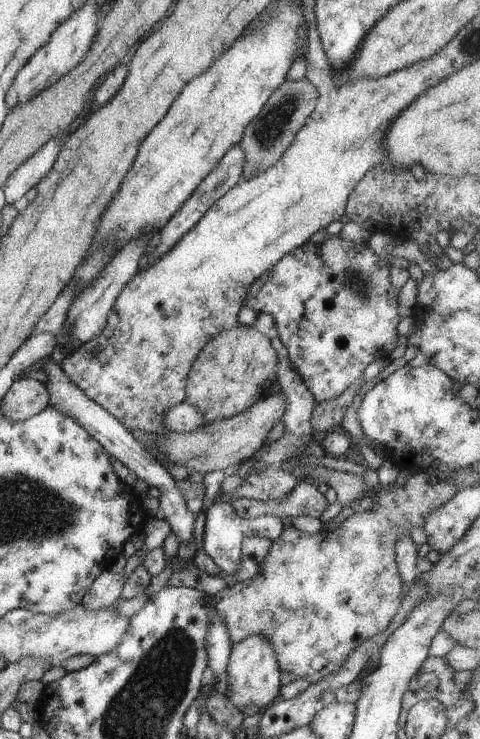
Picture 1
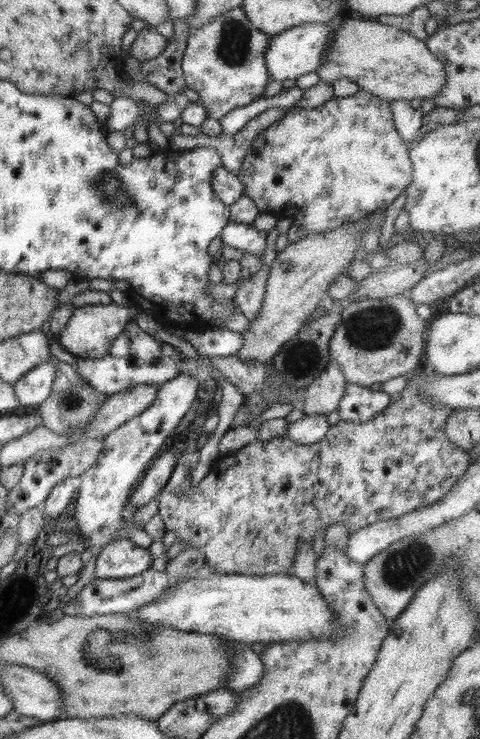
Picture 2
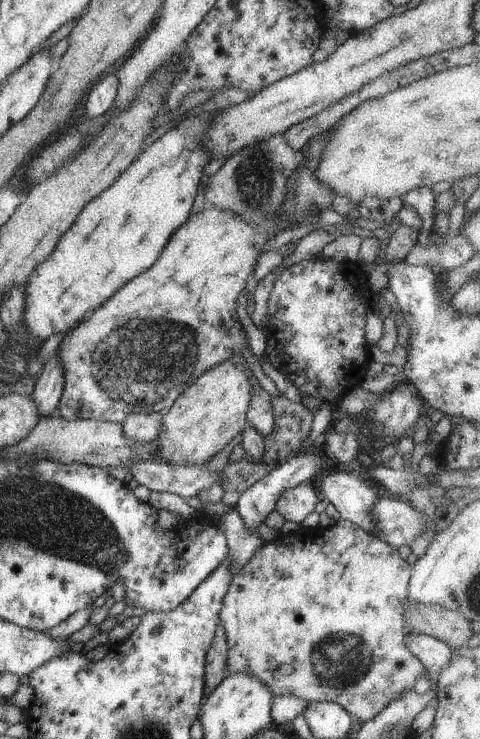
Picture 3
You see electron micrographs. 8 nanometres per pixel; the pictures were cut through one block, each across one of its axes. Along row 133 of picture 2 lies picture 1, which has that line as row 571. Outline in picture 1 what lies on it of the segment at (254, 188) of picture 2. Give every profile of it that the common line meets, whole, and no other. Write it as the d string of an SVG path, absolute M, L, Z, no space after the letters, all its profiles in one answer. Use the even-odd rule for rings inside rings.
M422 471L411 472L407 474L407 481L404 486L397 485L396 483L390 483L382 485L382 490L376 494L376 498L373 498L374 506L372 510L367 512L356 512L352 516L348 517L339 526L334 528L332 531L322 530L316 534L306 534L294 528L286 523L283 533L272 541L270 550L268 551L268 556L264 558L264 562L260 564L260 572L254 576L254 578L248 578L248 580L243 580L242 582L237 582L234 586L226 588L226 590L220 590L216 596L213 596L214 608L216 612L220 614L220 618L224 620L224 626L228 628L228 636L230 636L230 642L232 646L236 646L238 642L244 642L250 634L260 634L260 638L268 638L268 642L272 644L274 652L276 652L276 662L280 667L281 672L290 672L295 675L296 678L306 678L308 680L309 686L320 682L322 678L338 672L340 667L346 659L364 640L368 638L374 638L376 634L380 634L382 630L386 630L390 626L392 620L396 616L396 612L400 608L400 604L404 602L404 596L406 596L407 587L402 582L400 578L400 572L398 572L398 566L396 564L396 553L395 548L396 540L404 534L409 534L410 530L414 526L422 527L422 522L424 522L424 516L429 516L432 510L436 510L436 507L442 506L445 502L448 502L456 493L457 488L454 483L450 480L440 480L436 484L428 483L426 476L422 474Z

